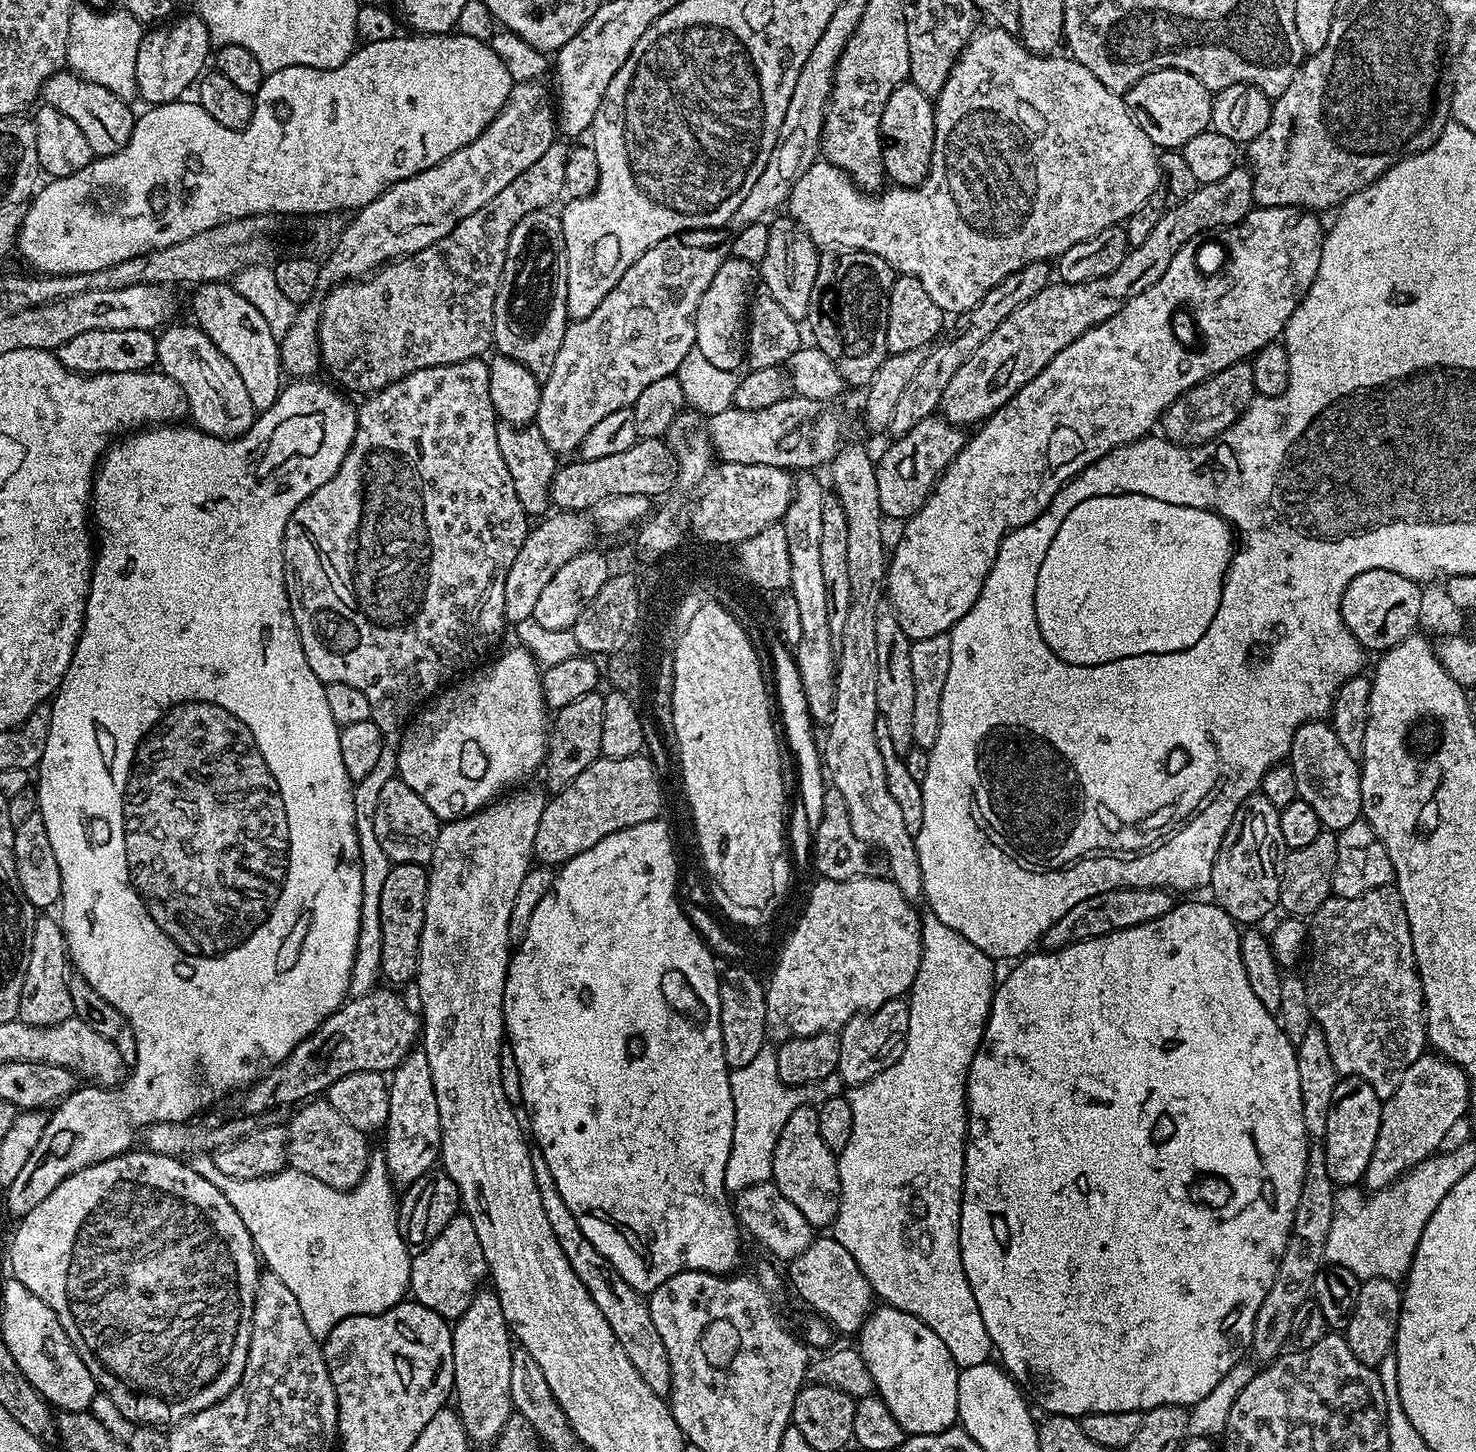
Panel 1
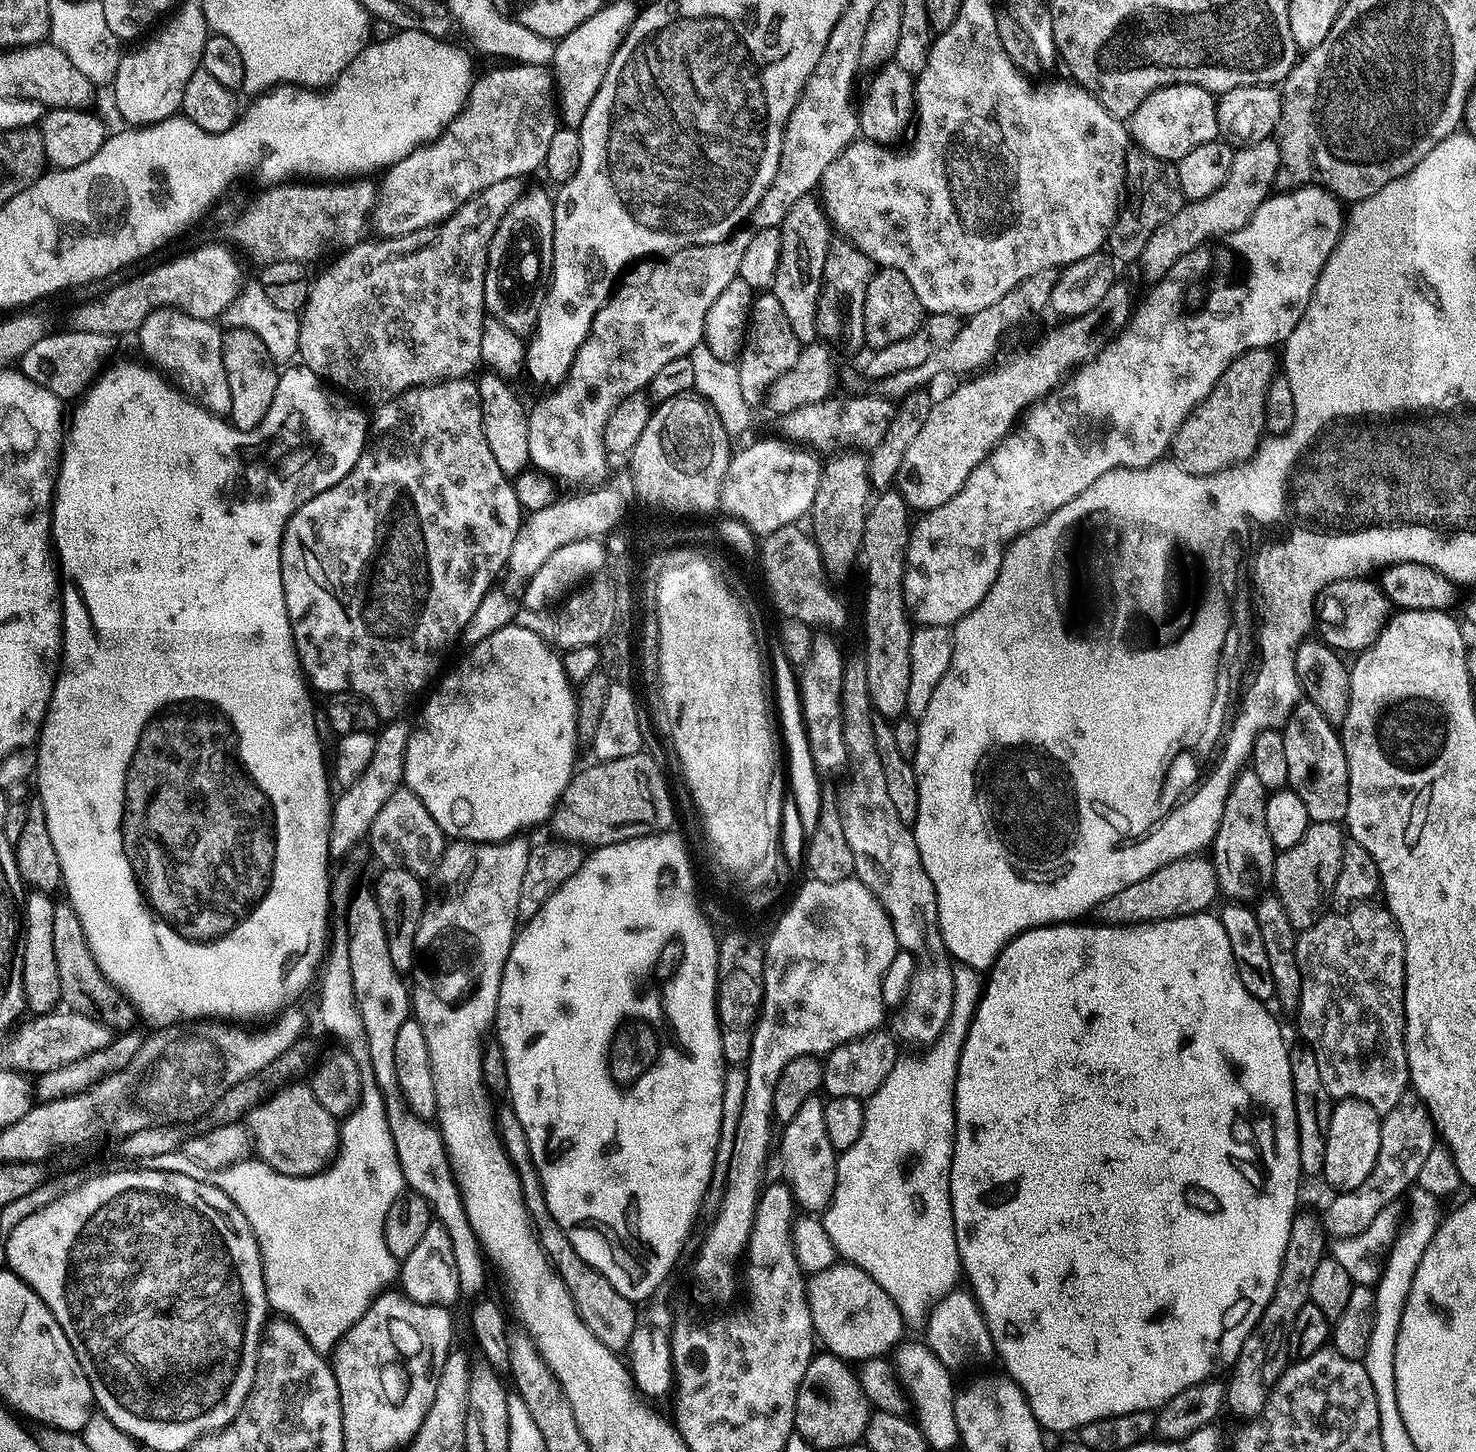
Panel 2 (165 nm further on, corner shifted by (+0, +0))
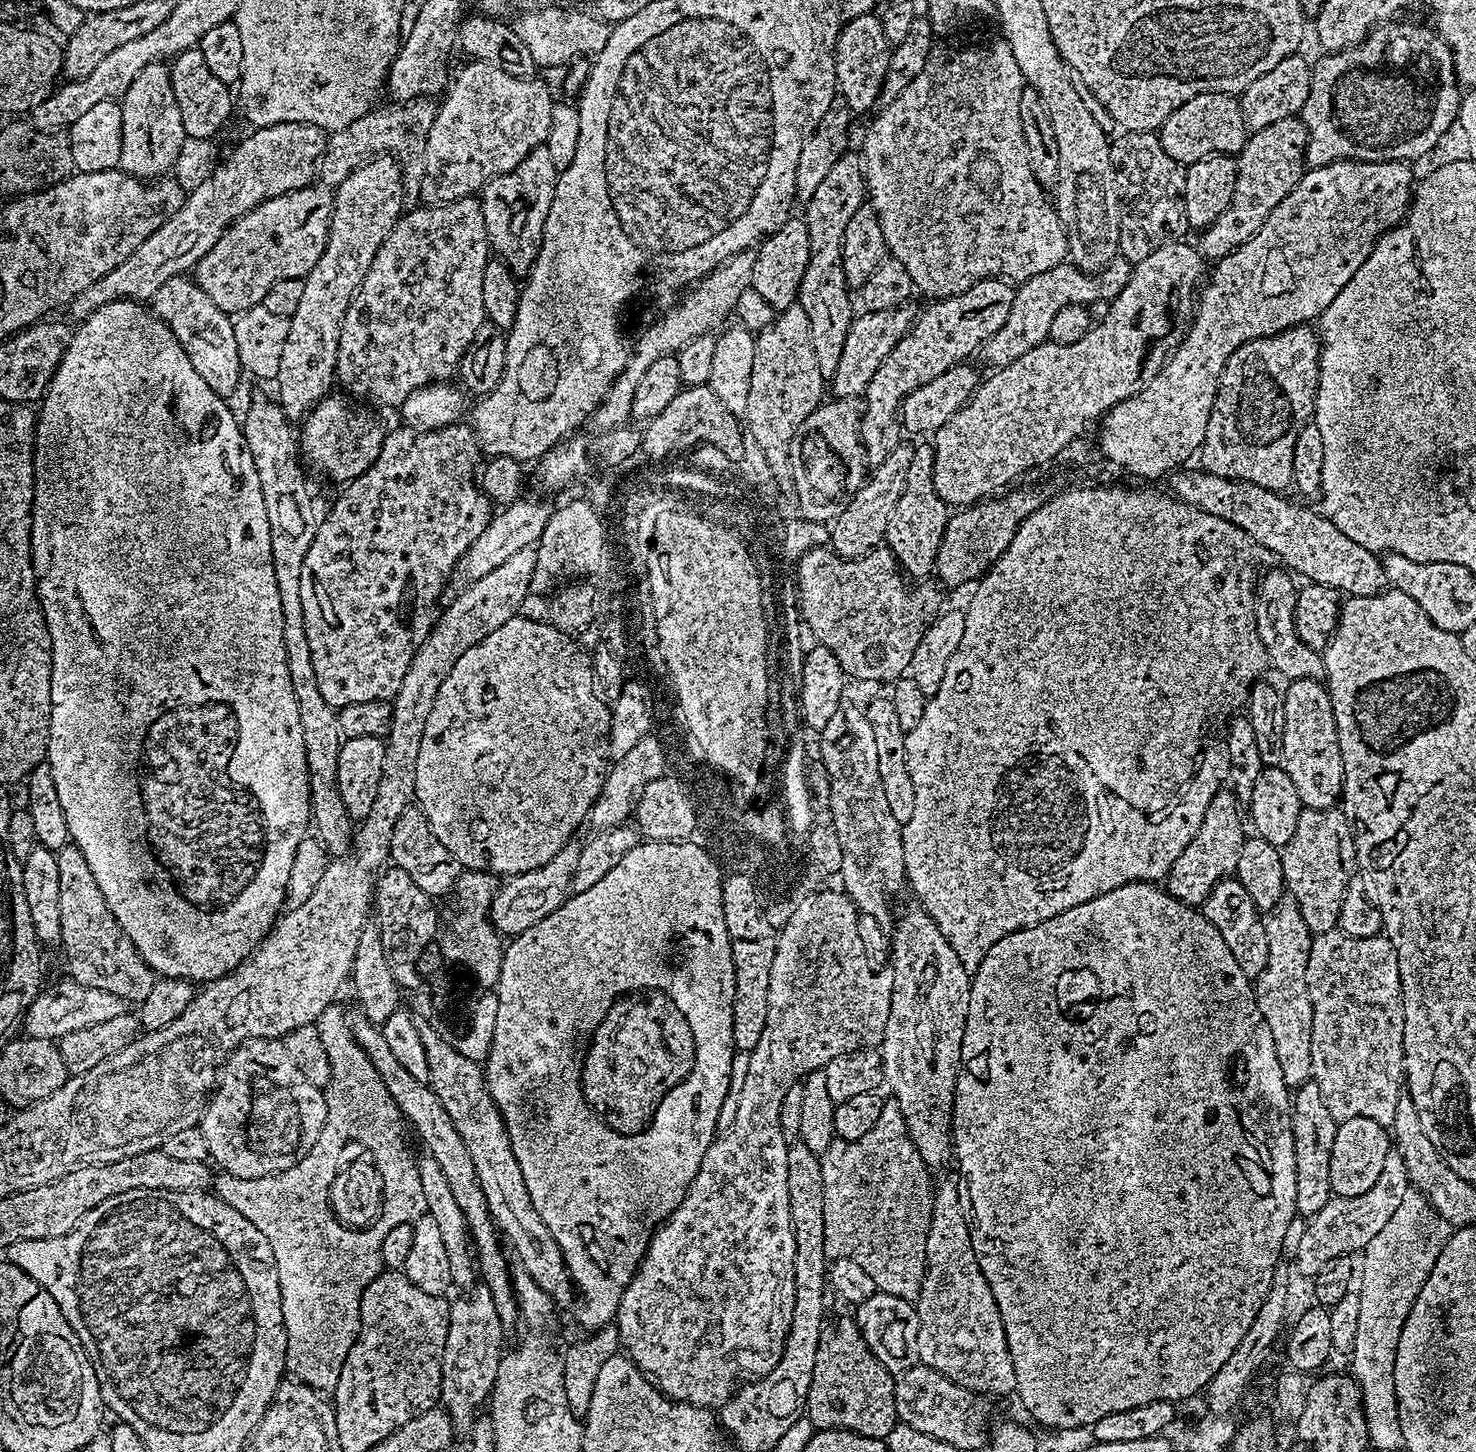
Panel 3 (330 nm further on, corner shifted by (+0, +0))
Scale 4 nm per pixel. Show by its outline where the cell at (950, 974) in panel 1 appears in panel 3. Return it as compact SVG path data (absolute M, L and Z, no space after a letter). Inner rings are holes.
M895 1102L885 1103L884 1109L878 1114L878 1122L874 1122L874 1130L857 1140L833 1139L832 1144L819 1157L819 1181L824 1185L822 1205L824 1207L824 1246L833 1257L852 1259L874 1280L877 1289L881 1292L889 1292L898 1298L915 1301L920 1294L920 1287L924 1281L924 1251L926 1250L926 1234L930 1230L932 1221L932 1194L934 1191L934 1179L930 1173L929 1165L922 1162L910 1134L906 1130L906 1122L902 1110Z

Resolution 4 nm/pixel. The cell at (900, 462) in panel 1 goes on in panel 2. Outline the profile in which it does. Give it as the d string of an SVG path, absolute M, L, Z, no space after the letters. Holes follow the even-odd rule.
M1114 282L1110 286L1110 290L1106 290L1102 302L1098 302L1098 306L1094 306L1094 310L1090 310L1090 314L1074 316L1067 322L1060 322L1057 328L1050 329L1037 342L1036 348L1030 349L1029 352L1014 353L1005 364L997 363L995 366L965 379L968 381L958 385L949 396L944 396L941 400L937 399L932 405L922 430L918 430L918 438L914 438L910 450L906 450L906 458L902 458L898 490L903 493L904 501L908 504L909 509L923 514L950 502L950 498L954 498L954 494L958 494L958 490L962 490L966 478L970 478L970 474L976 467L1007 440L1013 429L1017 427L1022 414L1027 413L1029 409L1045 398L1051 397L1055 393L1052 391L1056 387L1059 389L1065 383L1066 377L1075 373L1081 365L1096 359L1104 345L1116 339L1124 331L1124 327L1132 319L1133 311L1131 290L1120 282Z

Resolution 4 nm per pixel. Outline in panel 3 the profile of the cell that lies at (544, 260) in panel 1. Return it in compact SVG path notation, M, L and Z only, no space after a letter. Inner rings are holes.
M545 146L536 148L514 170L495 176L482 189L479 197L482 218L486 222L491 251L516 278L527 277L532 271L544 240L546 218L554 202L558 172Z

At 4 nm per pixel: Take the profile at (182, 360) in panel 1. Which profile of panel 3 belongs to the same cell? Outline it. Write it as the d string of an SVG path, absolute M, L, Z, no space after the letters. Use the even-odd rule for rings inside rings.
M187 275L170 278L152 296L150 311L157 320L162 321L178 338L182 350L186 350L186 358L190 358L190 366L202 374L206 386L214 390L214 394L231 398L240 384L242 369L238 358L238 342L234 342L233 317L227 312L218 310L210 298L201 291Z

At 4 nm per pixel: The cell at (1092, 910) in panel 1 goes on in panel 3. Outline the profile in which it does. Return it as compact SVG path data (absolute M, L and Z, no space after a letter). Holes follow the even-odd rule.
M1228 790L1216 792L1210 806L1206 806L1206 814L1202 818L1202 826L1198 826L1198 834L1194 834L1190 846L1186 846L1186 850L1178 854L1166 877L1166 891L1175 900L1181 900L1189 906L1203 905L1214 886L1218 886L1218 882L1229 879L1235 873L1238 854L1246 839L1236 807L1238 801Z

